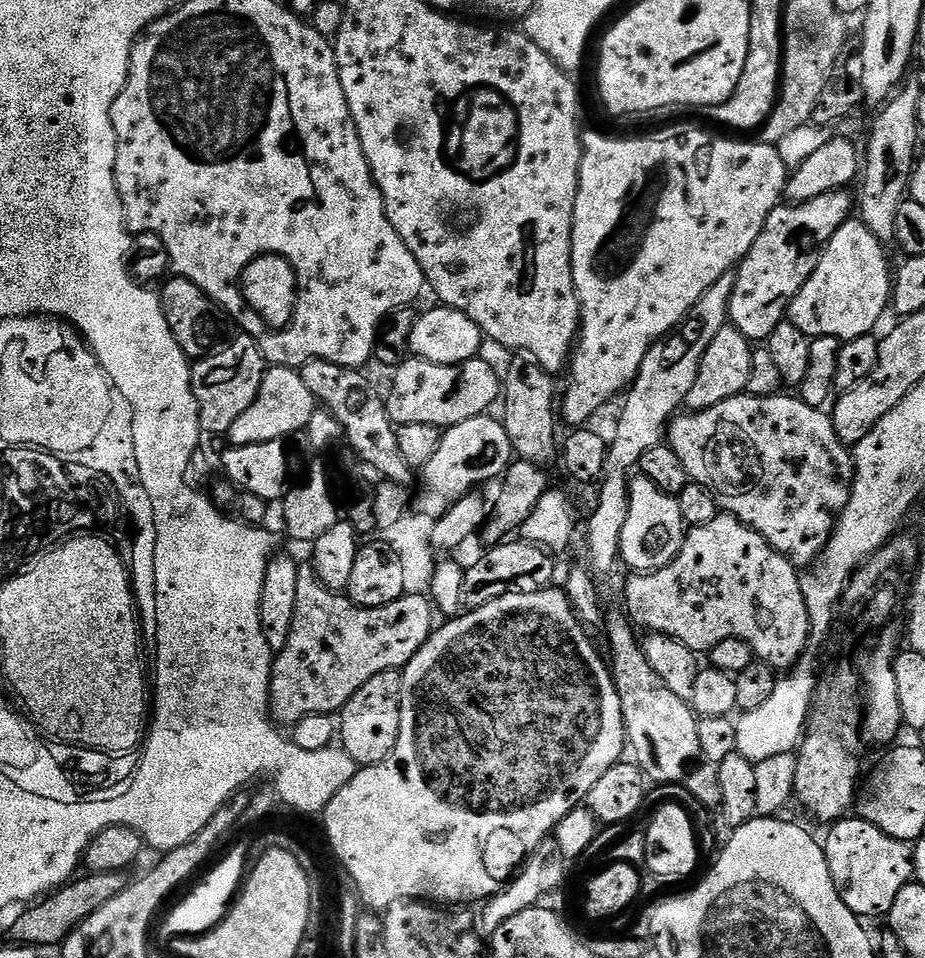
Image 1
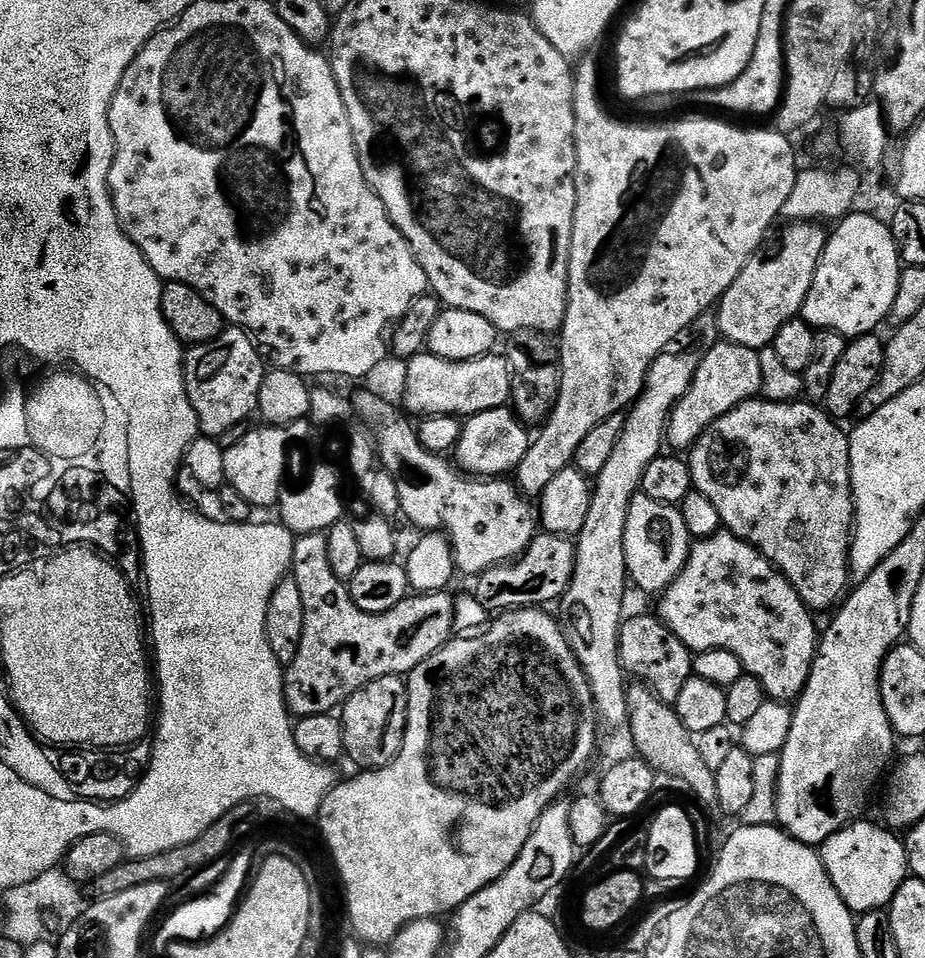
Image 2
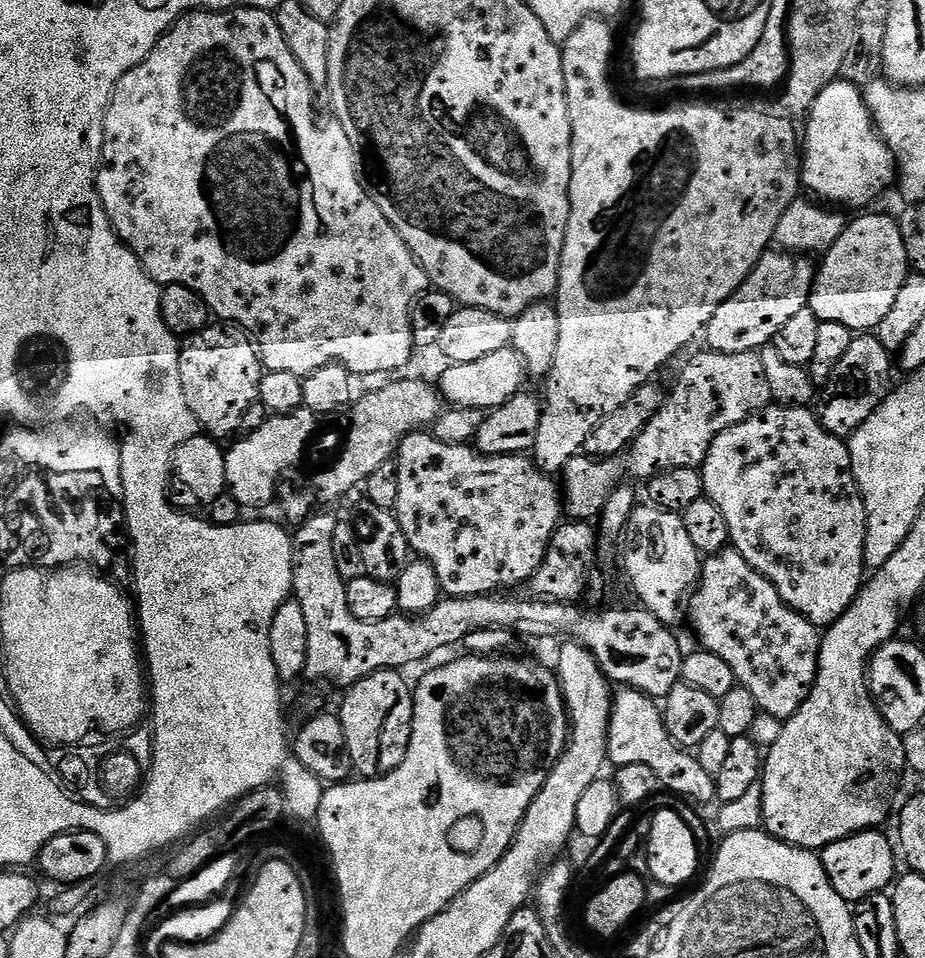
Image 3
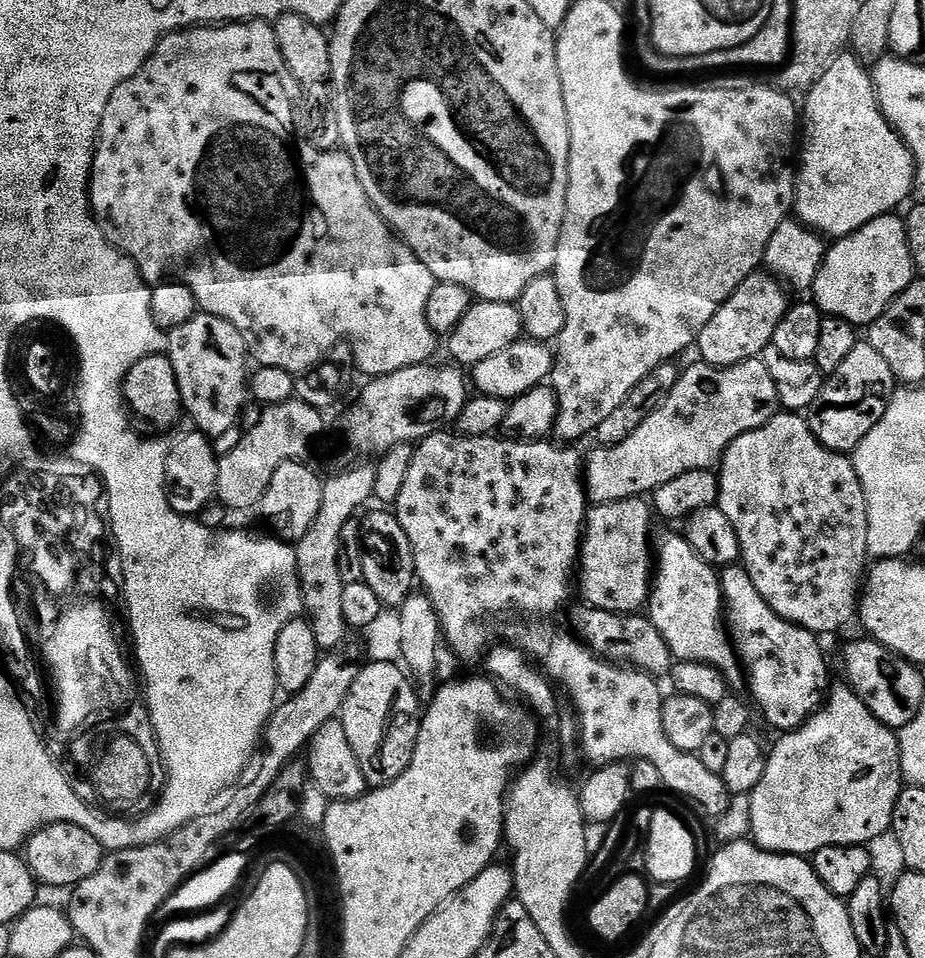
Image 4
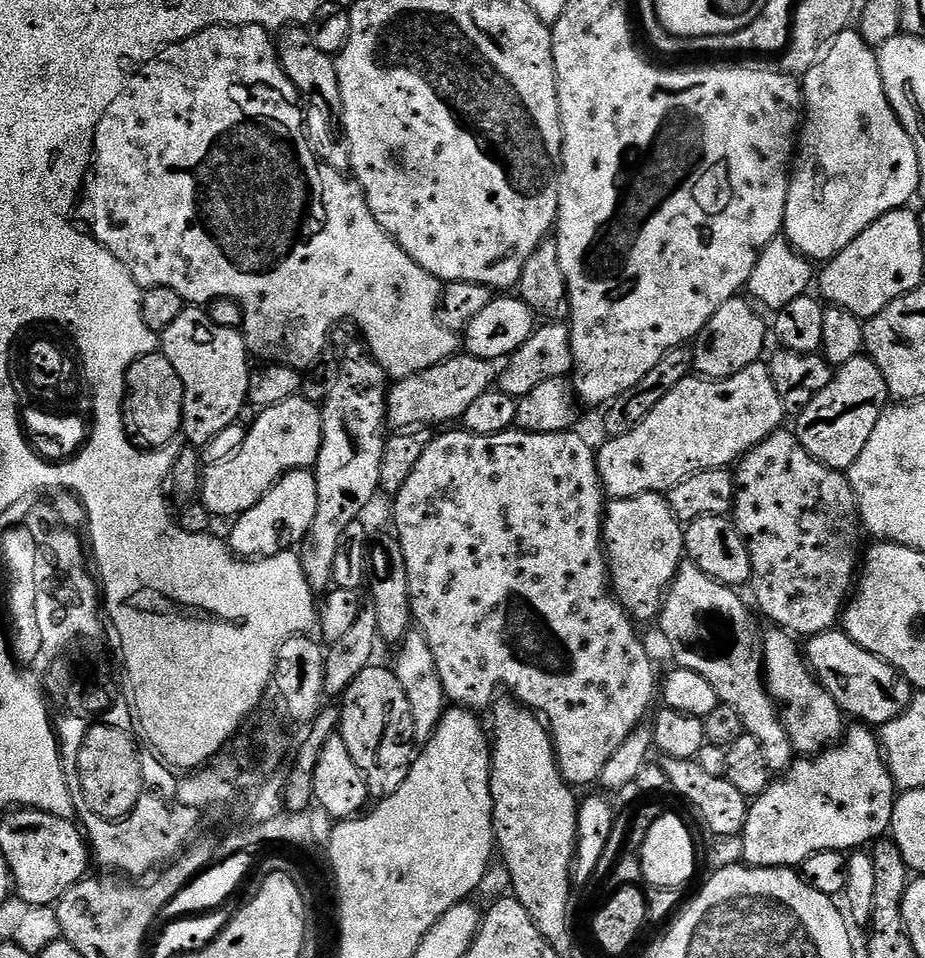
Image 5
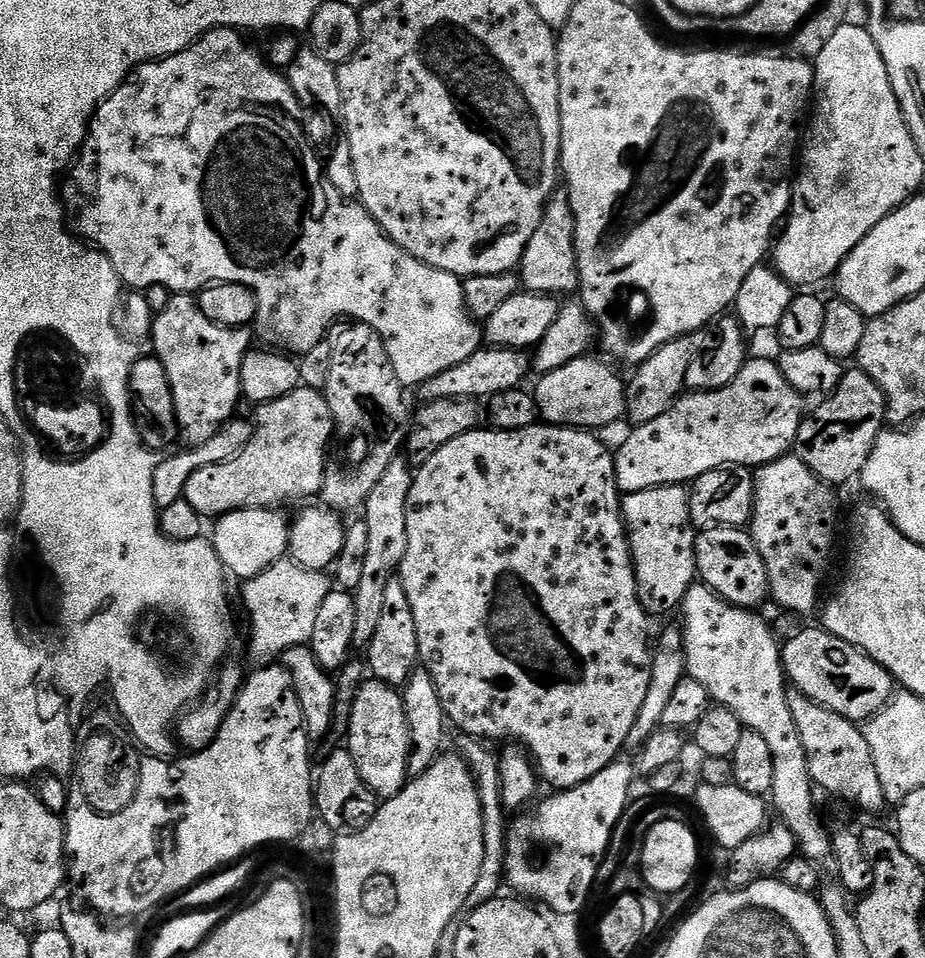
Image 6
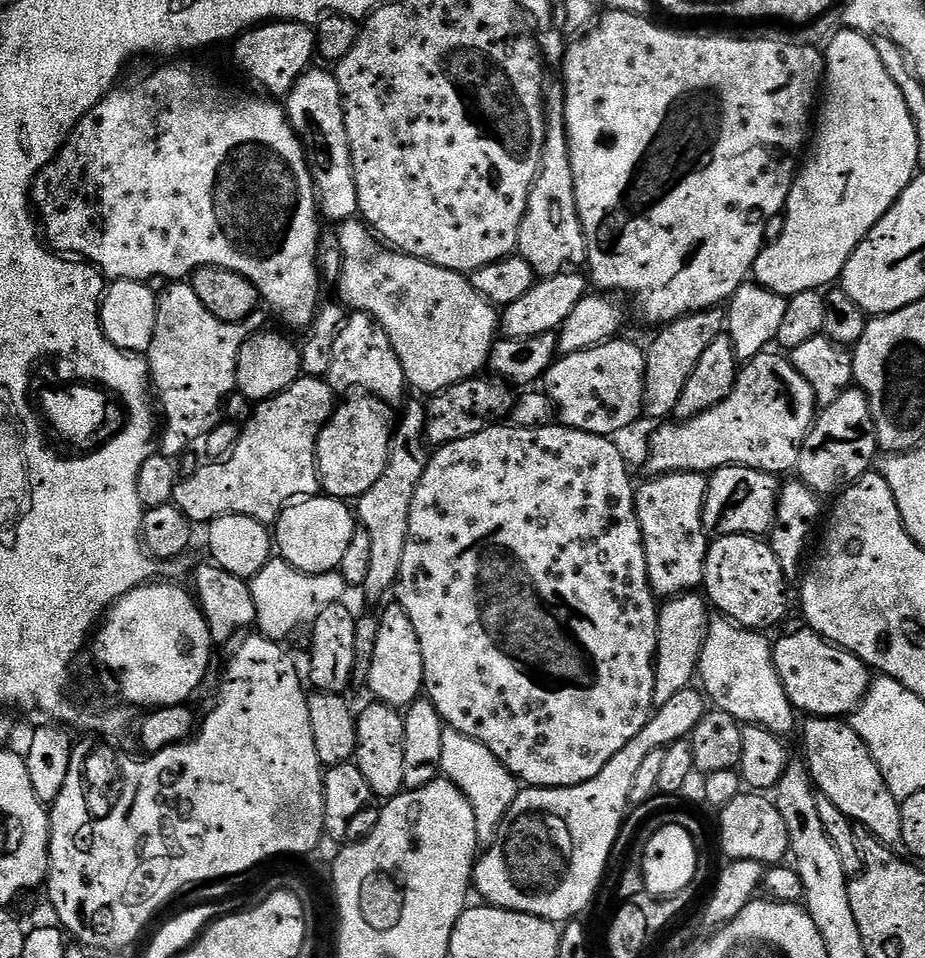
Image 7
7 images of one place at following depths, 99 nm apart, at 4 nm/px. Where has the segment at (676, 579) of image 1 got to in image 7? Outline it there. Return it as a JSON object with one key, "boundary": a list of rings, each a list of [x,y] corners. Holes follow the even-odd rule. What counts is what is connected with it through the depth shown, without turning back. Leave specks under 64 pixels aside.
{"boundary":[[[808,718],[803,721],[804,756],[808,774],[812,778],[815,791],[819,795],[830,798],[842,814],[859,826],[869,836],[873,836],[880,844],[893,850],[902,845],[901,801],[890,794],[886,782],[882,778],[882,770],[878,770],[878,762],[870,754],[866,742],[858,738],[851,723],[840,718]]]}

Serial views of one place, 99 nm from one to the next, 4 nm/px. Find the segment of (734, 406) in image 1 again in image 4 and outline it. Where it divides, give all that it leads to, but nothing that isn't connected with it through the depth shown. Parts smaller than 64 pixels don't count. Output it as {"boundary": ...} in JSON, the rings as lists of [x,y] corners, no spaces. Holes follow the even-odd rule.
{"boundary":[[[780,410],[762,426],[758,426],[758,430],[750,430],[734,438],[734,442],[730,442],[730,446],[718,461],[718,477],[720,479],[718,507],[722,510],[722,514],[726,514],[726,518],[730,518],[730,526],[734,526],[738,536],[742,567],[746,570],[746,574],[750,574],[750,582],[754,582],[754,590],[758,590],[758,594],[766,598],[770,610],[786,618],[786,622],[797,624],[799,628],[805,628],[817,634],[836,632],[839,628],[846,627],[851,620],[853,623],[858,612],[858,597],[862,592],[862,581],[865,579],[870,557],[866,546],[866,530],[868,529],[866,498],[862,494],[862,482],[858,482],[858,474],[854,470],[851,459],[845,453],[831,452],[829,448],[822,446],[814,438],[808,421],[803,415]]]}

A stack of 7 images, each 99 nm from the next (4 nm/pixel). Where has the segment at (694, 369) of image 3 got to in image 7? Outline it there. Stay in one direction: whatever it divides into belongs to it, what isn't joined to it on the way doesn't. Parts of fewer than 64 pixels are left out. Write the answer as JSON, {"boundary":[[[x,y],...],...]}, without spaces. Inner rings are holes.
{"boundary":[[[765,350],[754,359],[743,365],[736,377],[736,385],[722,402],[718,402],[710,410],[698,414],[689,420],[664,422],[652,436],[648,444],[648,468],[652,474],[670,472],[702,472],[711,474],[717,468],[725,468],[727,464],[741,464],[754,470],[762,470],[773,474],[792,472],[798,458],[802,454],[802,446],[806,442],[808,432],[812,429],[818,415],[818,405],[814,390],[810,390],[810,382],[794,370],[791,359],[771,356]]]}

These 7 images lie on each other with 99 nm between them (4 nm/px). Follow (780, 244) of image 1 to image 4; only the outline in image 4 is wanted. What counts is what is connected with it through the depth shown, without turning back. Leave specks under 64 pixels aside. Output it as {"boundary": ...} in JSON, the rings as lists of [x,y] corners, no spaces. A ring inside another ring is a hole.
{"boundary":[[[760,270],[753,272],[741,282],[738,290],[734,290],[734,294],[730,294],[728,301],[701,330],[698,341],[699,359],[711,364],[713,368],[732,368],[743,360],[757,359],[771,345],[774,330],[778,330],[778,322],[782,322],[782,318],[788,313],[790,299],[788,300],[787,295],[789,293],[785,285],[775,276]]]}

